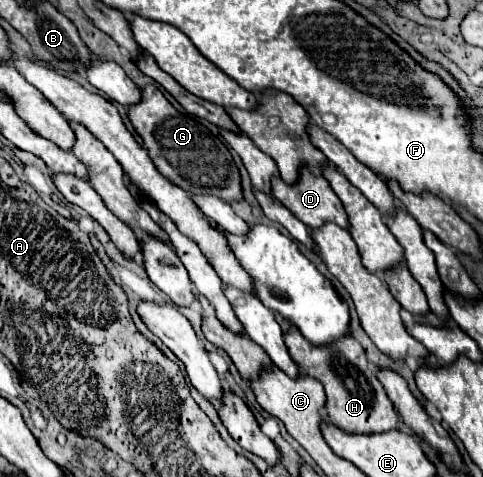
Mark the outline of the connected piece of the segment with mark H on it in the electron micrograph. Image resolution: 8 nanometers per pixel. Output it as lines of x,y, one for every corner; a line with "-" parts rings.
292,328
286,334
286,346
298,368
324,386
328,422
348,434
376,434
398,430
398,414
394,412
394,406
388,400
376,372
368,366
364,348
352,336
346,336
334,346
312,346
296,328

